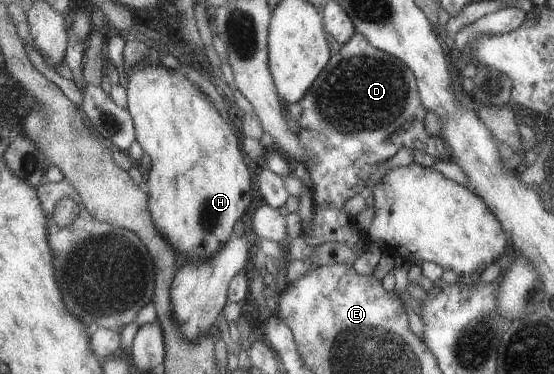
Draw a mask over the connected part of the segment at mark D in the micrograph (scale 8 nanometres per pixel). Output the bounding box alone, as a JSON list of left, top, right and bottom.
[297,33,451,257]

